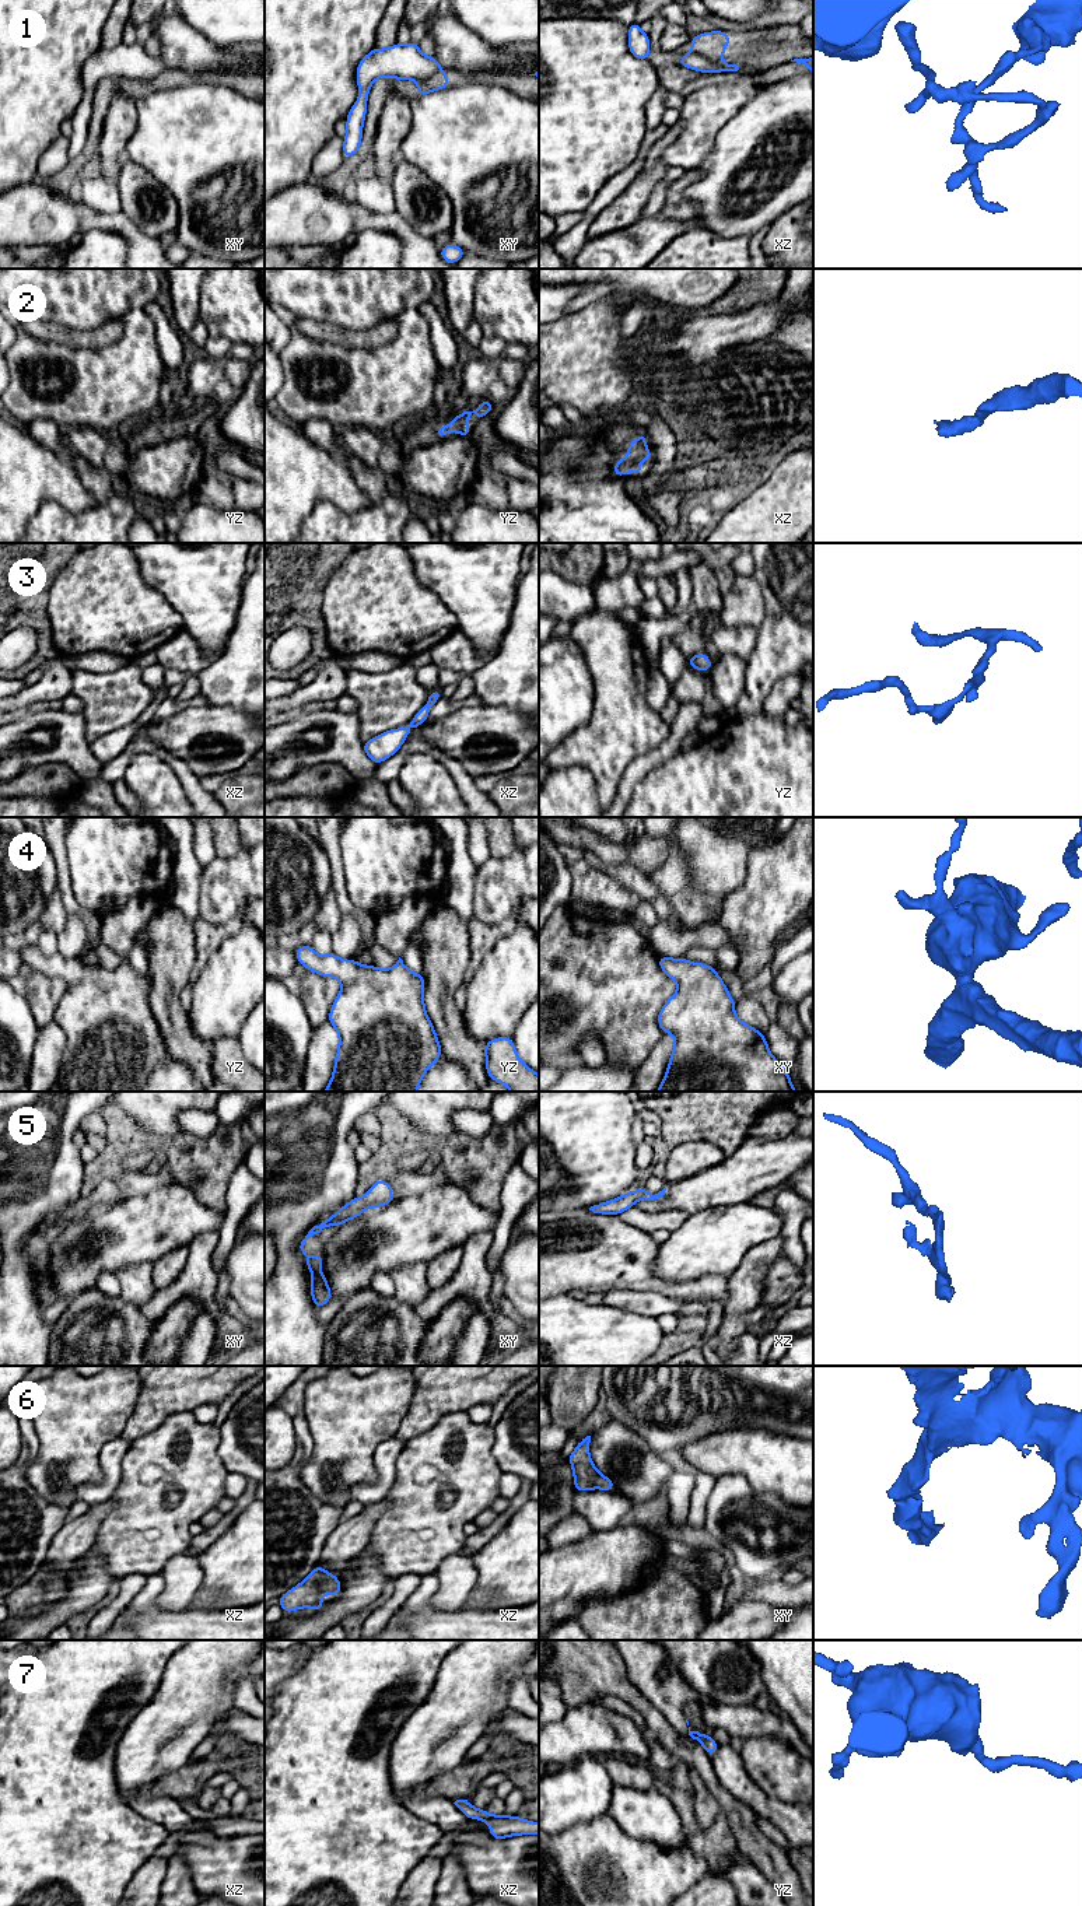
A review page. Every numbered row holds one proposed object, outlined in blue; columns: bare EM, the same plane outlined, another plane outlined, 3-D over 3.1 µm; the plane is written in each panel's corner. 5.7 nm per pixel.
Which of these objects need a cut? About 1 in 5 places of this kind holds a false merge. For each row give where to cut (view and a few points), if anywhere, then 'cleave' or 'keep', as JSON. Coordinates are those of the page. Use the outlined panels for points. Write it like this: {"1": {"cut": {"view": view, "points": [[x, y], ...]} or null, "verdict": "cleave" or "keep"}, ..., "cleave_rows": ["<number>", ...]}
{"1": {"cut": {"view": "xz", "points": [[692, 52], [701, 53], [717, 63]]}, "verdict": "cleave"}, "2": {"cut": null, "verdict": "keep"}, "3": {"cut": null, "verdict": "keep"}, "4": {"cut": null, "verdict": "keep"}, "5": {"cut": null, "verdict": "keep"}, "6": {"cut": null, "verdict": "keep"}, "7": {"cut": null, "verdict": "keep"}, "cleave_rows": ["1"]}

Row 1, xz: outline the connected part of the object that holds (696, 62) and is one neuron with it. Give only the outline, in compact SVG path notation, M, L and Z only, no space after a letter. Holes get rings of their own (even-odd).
M689 53L683 57L677 57L677 64L691 70L704 71L705 74L739 70L739 66L736 64L712 63L707 60L703 55L696 53Z

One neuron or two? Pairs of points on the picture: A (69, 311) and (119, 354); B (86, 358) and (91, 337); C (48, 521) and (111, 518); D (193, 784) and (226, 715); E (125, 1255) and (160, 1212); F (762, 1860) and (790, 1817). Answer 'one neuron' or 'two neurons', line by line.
A: two neurons
B: two neurons
C: one neuron
D: two neurons
E: one neuron
F: two neurons

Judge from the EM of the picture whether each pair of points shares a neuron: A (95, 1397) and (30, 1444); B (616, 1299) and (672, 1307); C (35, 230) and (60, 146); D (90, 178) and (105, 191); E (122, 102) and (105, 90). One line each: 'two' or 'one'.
A: two
B: one
C: two
D: one
E: two

